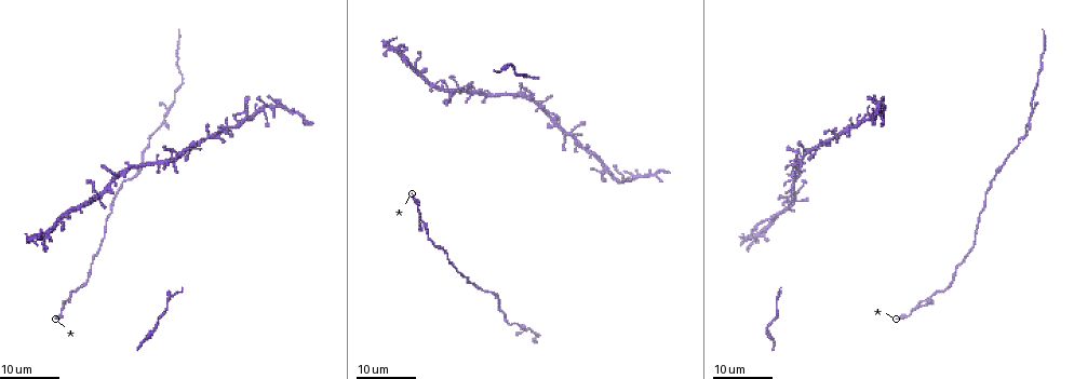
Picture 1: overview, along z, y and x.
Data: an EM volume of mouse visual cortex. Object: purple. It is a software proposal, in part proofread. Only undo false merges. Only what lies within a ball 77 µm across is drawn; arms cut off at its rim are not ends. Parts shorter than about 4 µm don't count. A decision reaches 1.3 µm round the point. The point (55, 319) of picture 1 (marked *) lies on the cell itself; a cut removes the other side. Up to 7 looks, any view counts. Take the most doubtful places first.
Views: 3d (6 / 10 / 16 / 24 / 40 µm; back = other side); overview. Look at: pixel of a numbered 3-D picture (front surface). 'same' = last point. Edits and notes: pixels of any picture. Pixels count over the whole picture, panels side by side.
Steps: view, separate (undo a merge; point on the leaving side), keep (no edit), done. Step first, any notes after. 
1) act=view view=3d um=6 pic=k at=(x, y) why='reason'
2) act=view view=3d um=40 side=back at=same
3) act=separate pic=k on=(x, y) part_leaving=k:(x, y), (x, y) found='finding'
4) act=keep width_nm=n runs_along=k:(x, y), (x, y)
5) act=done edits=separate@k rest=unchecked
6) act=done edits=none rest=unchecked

act=view view=3d um=24 pic=1 at=(101, 197) why='three-way junction'

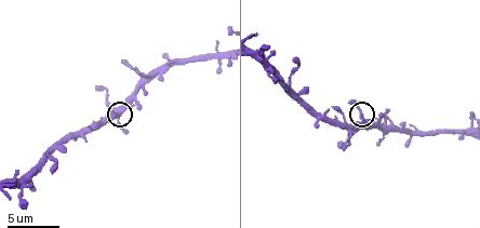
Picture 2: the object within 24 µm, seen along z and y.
act=view view=3d um=10 pic=2 at=(121, 112) why='closer look'

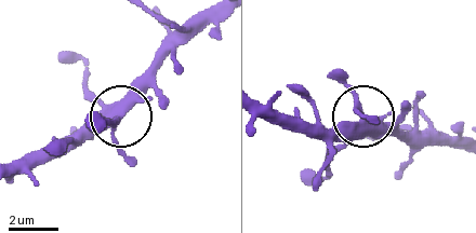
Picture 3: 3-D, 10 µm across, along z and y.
act=keep side_arm_um=34 found='one cell here'

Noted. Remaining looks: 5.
act=view view=3d um=16 pic=1 at=(608, 173) why='four or more arms meet'

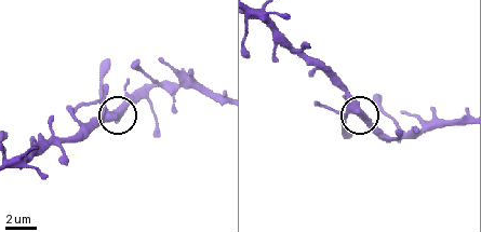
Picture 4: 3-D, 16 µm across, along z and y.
act=view view=3d um=6 pic=4 at=(351, 112) why='zoom in'

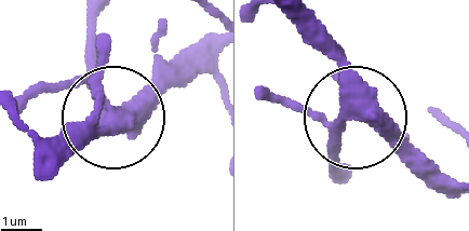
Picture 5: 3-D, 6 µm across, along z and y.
act=keep found='continuous, no second cell'

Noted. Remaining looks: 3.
act=view view=3d um=6 pic=2 at=(73, 136) why='looks like a crossing'

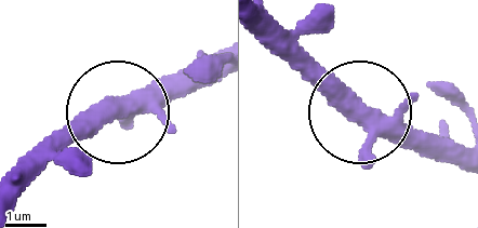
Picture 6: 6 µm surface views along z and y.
act=view view=3d um=6 side=back pic=6 at=(122, 106)

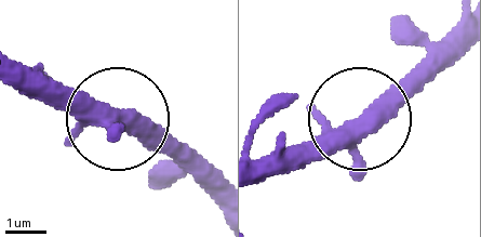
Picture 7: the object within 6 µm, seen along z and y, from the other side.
act=keep side_arm_um=13 found='all the same cell'

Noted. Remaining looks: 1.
act=done edits=none rest=unchecked

